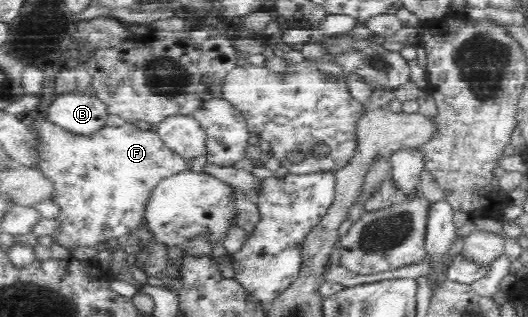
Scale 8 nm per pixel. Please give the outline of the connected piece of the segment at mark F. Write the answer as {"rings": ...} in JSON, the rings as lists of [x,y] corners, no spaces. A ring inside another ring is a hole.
{"rings":[[[42,116],[33,124],[40,130],[40,136],[44,138],[45,159],[40,171],[43,171],[50,180],[56,182],[55,203],[60,207],[58,220],[62,222],[62,233],[56,235],[53,240],[66,248],[92,247],[100,242],[110,239],[133,239],[136,231],[147,223],[148,201],[156,187],[164,179],[192,171],[192,158],[181,156],[166,147],[157,132],[152,132],[147,127],[134,123],[126,123],[123,126],[106,126],[94,137],[78,137],[67,131],[54,127]],[[105,224],[111,226],[110,230],[104,228]]]}

